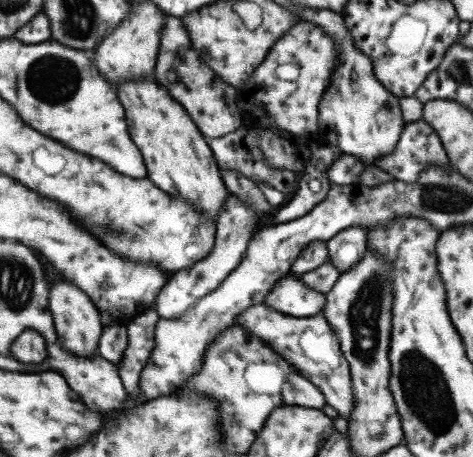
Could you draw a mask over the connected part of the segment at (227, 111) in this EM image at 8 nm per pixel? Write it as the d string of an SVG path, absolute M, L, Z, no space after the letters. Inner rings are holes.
M169 16L165 32L161 34L160 56L154 78L164 84L164 87L168 88L172 95L188 109L189 115L196 121L204 136L221 138L229 132L239 130L243 125L243 112L236 106L237 90L233 90L232 84L222 79L207 64L189 52L193 52L189 30L185 28L181 18Z

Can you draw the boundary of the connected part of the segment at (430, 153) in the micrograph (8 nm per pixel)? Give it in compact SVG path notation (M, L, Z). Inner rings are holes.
M419 119L405 123L399 134L393 152L387 154L387 156L383 156L379 160L375 160L375 166L387 172L389 176L393 176L393 179L413 183L417 179L417 175L421 174L421 171L425 167L429 167L429 165L452 168L449 165L437 133L425 121Z

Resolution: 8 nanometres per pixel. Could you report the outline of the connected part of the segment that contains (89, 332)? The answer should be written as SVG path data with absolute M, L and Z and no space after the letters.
M66 278L53 282L50 308L56 321L56 329L60 335L61 344L75 355L93 357L100 350L100 340L104 334L104 324L101 323L100 308L93 303L89 293L83 291L75 283Z

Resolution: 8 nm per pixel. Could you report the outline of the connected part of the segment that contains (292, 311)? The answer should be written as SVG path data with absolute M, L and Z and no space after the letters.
M291 272L277 281L265 303L277 312L305 318L320 314L326 299L324 293L309 288L300 275Z

